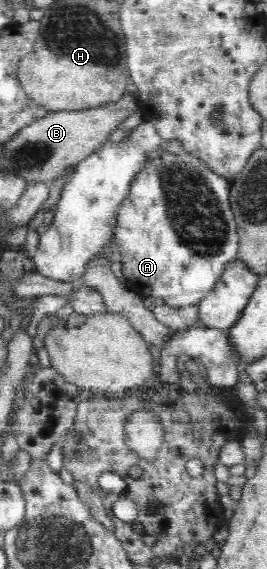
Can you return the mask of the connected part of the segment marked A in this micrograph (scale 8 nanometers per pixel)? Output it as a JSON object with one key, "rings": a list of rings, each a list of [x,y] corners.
{"rings":[[[166,151],[159,157],[150,158],[144,163],[141,171],[132,179],[126,198],[123,200],[124,204],[120,206],[113,228],[113,246],[121,254],[121,263],[123,264],[122,272],[126,280],[126,285],[134,292],[141,296],[158,297],[164,300],[164,304],[174,308],[184,308],[187,306],[197,305],[220,280],[227,264],[236,260],[239,249],[240,232],[236,226],[234,213],[232,213],[230,203],[230,188],[232,181],[225,179],[222,175],[217,175],[202,159],[196,157],[192,153],[181,152],[173,154]]]}

